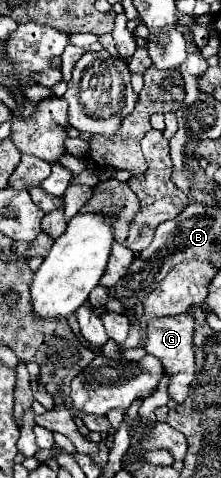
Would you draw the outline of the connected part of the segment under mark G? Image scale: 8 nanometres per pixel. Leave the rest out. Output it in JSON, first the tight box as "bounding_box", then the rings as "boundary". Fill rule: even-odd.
{"bounding_box":[147,313,195,403],"boundary":[[[181,313],[175,317],[161,317],[161,319],[151,319],[147,325],[147,353],[155,355],[161,359],[161,363],[167,367],[167,373],[171,375],[169,383],[169,395],[181,403],[187,397],[189,383],[193,381],[195,375],[195,359],[193,359],[193,329],[195,329],[195,319],[191,313]]]}

